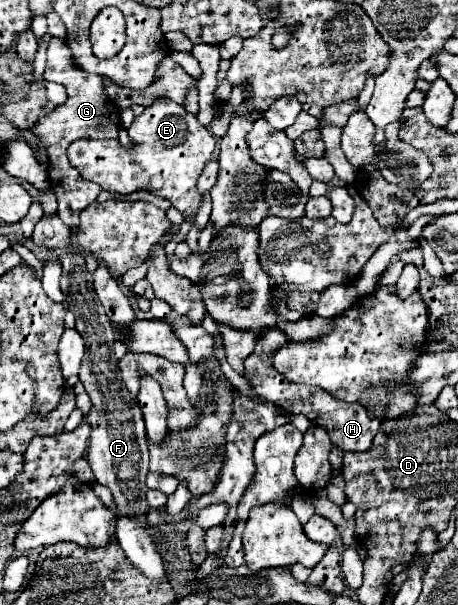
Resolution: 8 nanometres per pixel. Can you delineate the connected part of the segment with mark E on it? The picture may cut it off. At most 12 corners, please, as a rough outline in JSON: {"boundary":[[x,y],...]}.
{"boundary":[[168,98],[127,129],[132,142],[76,140],[84,180],[150,190],[184,218],[214,136]]}

